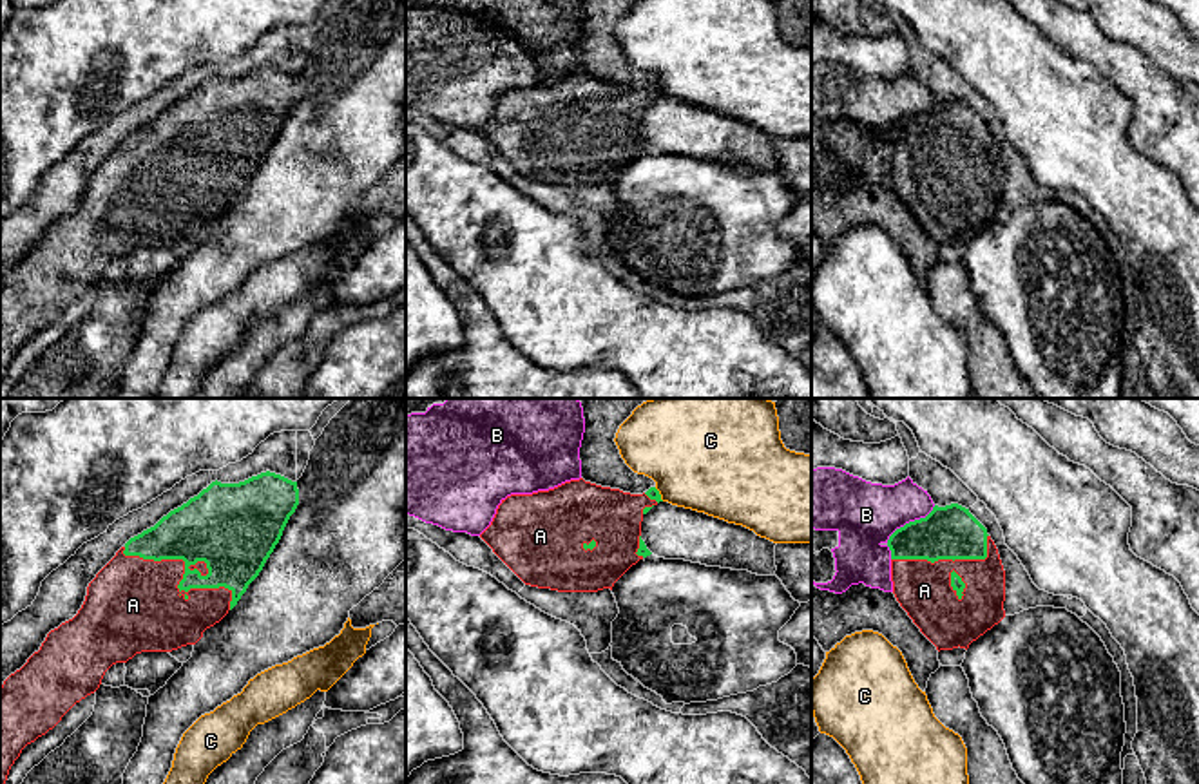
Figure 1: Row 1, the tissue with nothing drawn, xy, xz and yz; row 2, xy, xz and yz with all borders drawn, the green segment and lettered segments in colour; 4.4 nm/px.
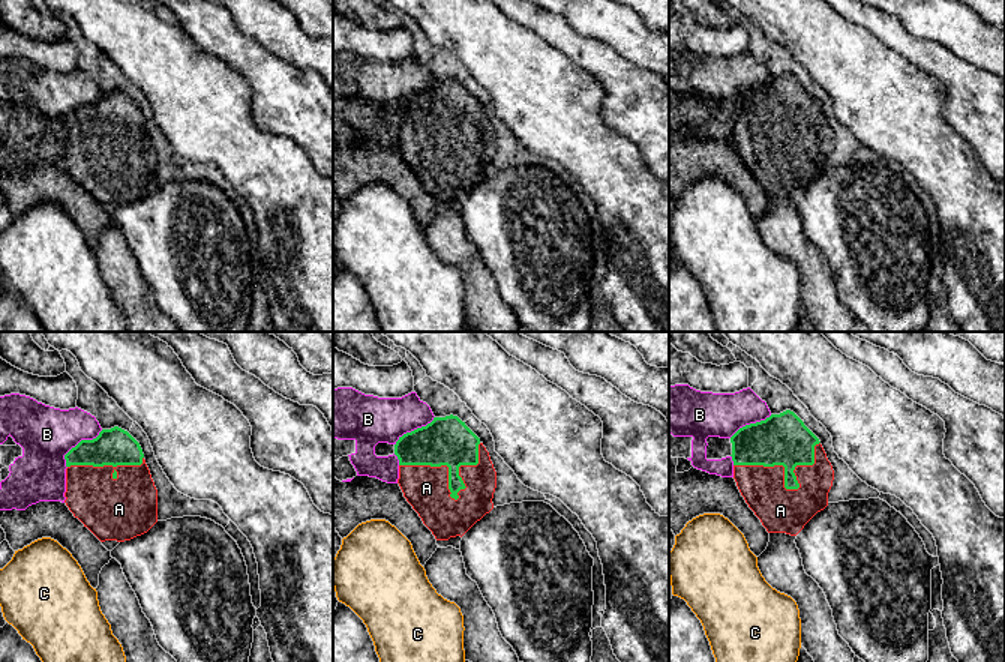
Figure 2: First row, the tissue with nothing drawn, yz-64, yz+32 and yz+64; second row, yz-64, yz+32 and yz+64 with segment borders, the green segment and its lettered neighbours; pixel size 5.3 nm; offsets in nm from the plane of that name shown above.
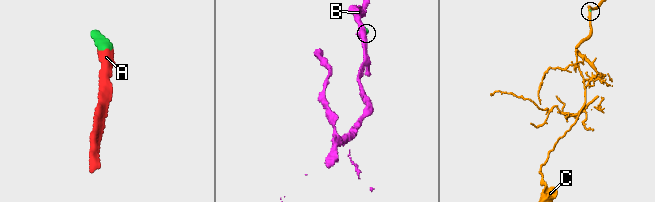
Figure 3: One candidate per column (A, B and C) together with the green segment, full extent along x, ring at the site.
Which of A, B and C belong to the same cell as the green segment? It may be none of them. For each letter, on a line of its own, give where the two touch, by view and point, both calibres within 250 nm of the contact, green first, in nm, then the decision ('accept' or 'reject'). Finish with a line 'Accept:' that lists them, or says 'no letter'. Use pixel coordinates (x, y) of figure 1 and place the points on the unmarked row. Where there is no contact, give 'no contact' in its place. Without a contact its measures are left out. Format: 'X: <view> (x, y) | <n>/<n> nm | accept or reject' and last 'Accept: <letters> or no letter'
A: xy (183, 172) | 300/420 nm | accept
B: yz (910, 116) | 240/280 nm | reject
C: xz (660, 89) | 60/460 nm | reject
Accept: A

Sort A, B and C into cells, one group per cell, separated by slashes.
A / B / C

